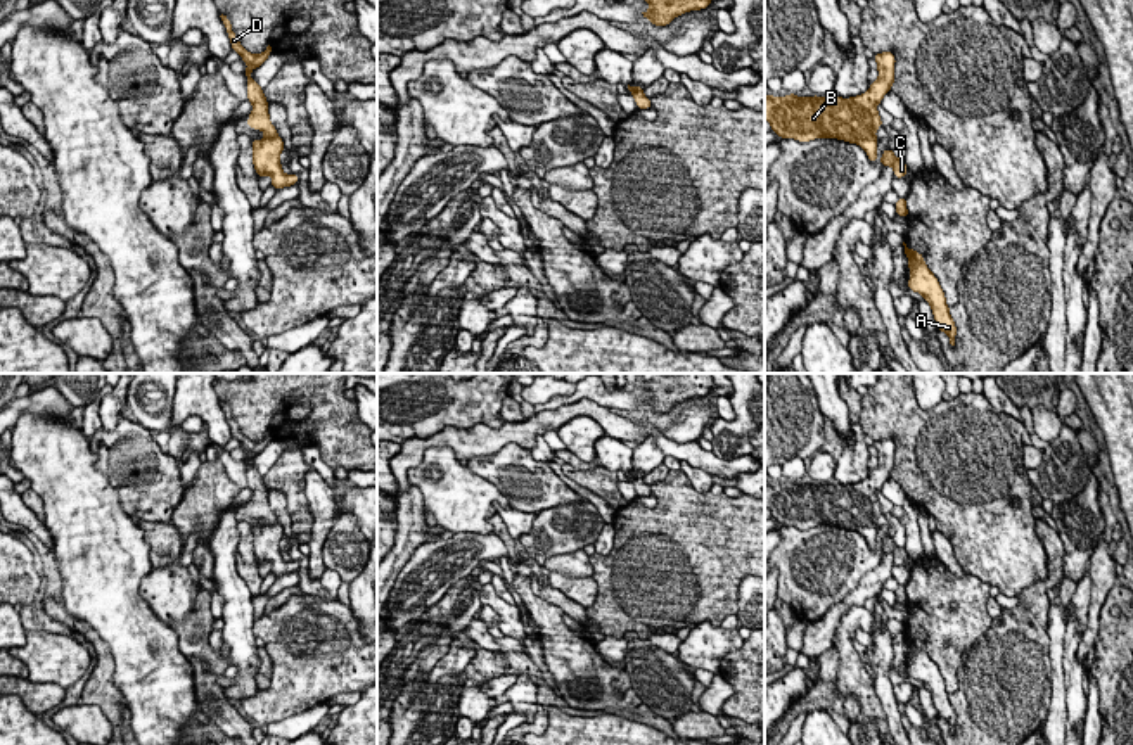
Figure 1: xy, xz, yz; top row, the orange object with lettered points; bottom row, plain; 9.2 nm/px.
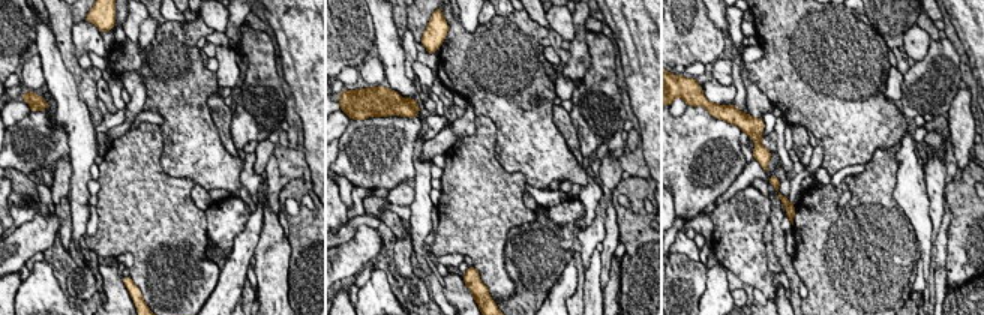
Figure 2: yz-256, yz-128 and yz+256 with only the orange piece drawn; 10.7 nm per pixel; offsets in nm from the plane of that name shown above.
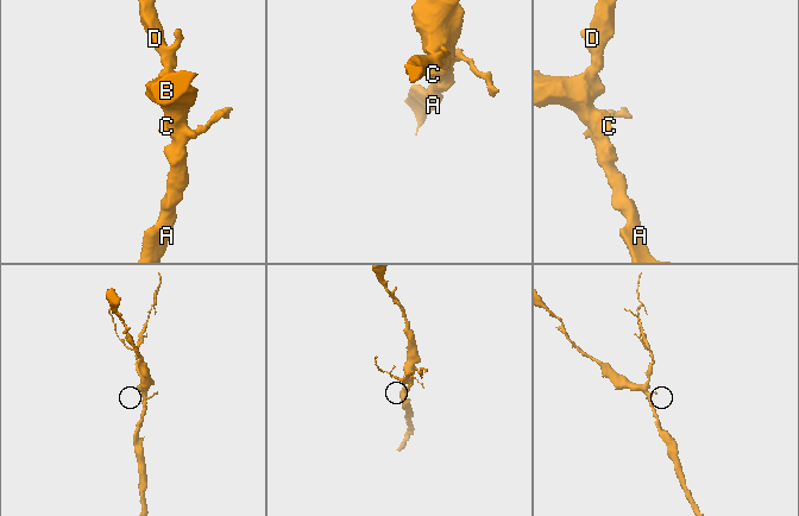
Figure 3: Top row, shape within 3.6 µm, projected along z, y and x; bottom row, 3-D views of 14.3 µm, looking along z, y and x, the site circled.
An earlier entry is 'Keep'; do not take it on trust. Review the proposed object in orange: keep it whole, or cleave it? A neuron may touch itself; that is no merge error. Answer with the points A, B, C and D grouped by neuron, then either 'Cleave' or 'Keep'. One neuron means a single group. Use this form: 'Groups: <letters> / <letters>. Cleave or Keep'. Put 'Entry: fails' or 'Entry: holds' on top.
Entry: holds
Groups: A B C D. Keep

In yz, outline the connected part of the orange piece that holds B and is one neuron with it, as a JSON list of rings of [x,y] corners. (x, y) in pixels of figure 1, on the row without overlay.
[[[874,441],[879,465],[856,484],[797,484],[784,486],[765,481],[765,506],[778,525],[810,529],[815,525],[837,525],[860,532],[870,550],[877,546],[875,519],[882,513],[877,493],[894,472],[894,441]]]

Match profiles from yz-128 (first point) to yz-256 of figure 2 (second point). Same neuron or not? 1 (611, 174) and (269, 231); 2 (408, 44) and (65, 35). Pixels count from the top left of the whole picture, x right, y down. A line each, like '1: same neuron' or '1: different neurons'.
1: different neurons
2: different neurons

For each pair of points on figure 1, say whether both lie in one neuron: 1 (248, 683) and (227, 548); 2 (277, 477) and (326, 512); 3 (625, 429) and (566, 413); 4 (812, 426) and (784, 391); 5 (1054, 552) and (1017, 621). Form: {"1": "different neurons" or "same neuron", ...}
{"1": "same neuron", "2": "different neurons", "3": "same neuron", "4": "same neuron", "5": "same neuron"}

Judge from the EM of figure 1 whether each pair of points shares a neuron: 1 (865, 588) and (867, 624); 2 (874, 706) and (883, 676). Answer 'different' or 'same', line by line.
1: different
2: different

